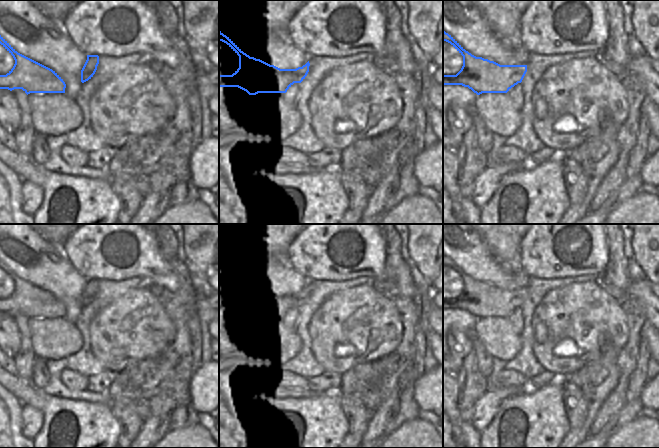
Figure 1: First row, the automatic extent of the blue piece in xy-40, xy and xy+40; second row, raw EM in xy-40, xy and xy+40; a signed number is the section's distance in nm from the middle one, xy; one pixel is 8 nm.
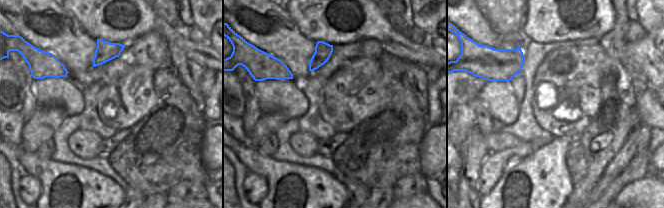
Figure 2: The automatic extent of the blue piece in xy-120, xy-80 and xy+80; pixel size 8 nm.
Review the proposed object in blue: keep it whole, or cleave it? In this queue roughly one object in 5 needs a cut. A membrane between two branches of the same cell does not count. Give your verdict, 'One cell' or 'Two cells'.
One cell

